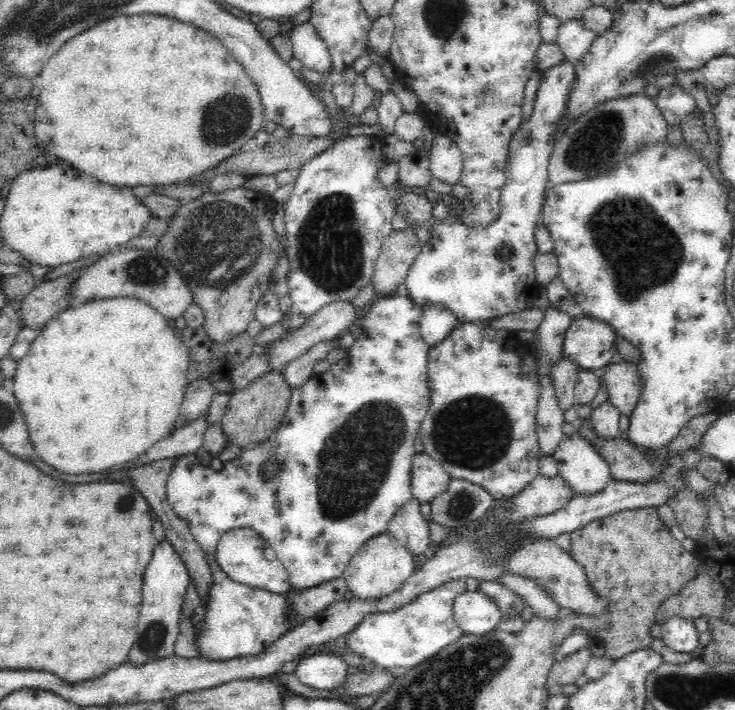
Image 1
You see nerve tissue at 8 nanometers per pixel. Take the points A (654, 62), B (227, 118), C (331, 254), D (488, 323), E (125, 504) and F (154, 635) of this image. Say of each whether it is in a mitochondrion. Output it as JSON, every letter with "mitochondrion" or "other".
{"A":"mitochondrion","B":"mitochondrion","C":"mitochondrion","D":"other","E":"mitochondrion","F":"mitochondrion"}

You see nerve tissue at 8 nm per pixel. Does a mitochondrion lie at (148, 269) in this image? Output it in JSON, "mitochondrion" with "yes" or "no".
{"mitochondrion":"yes"}

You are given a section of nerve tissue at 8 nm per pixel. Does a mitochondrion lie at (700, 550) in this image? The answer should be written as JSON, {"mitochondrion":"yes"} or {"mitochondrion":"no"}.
{"mitochondrion":"no"}

